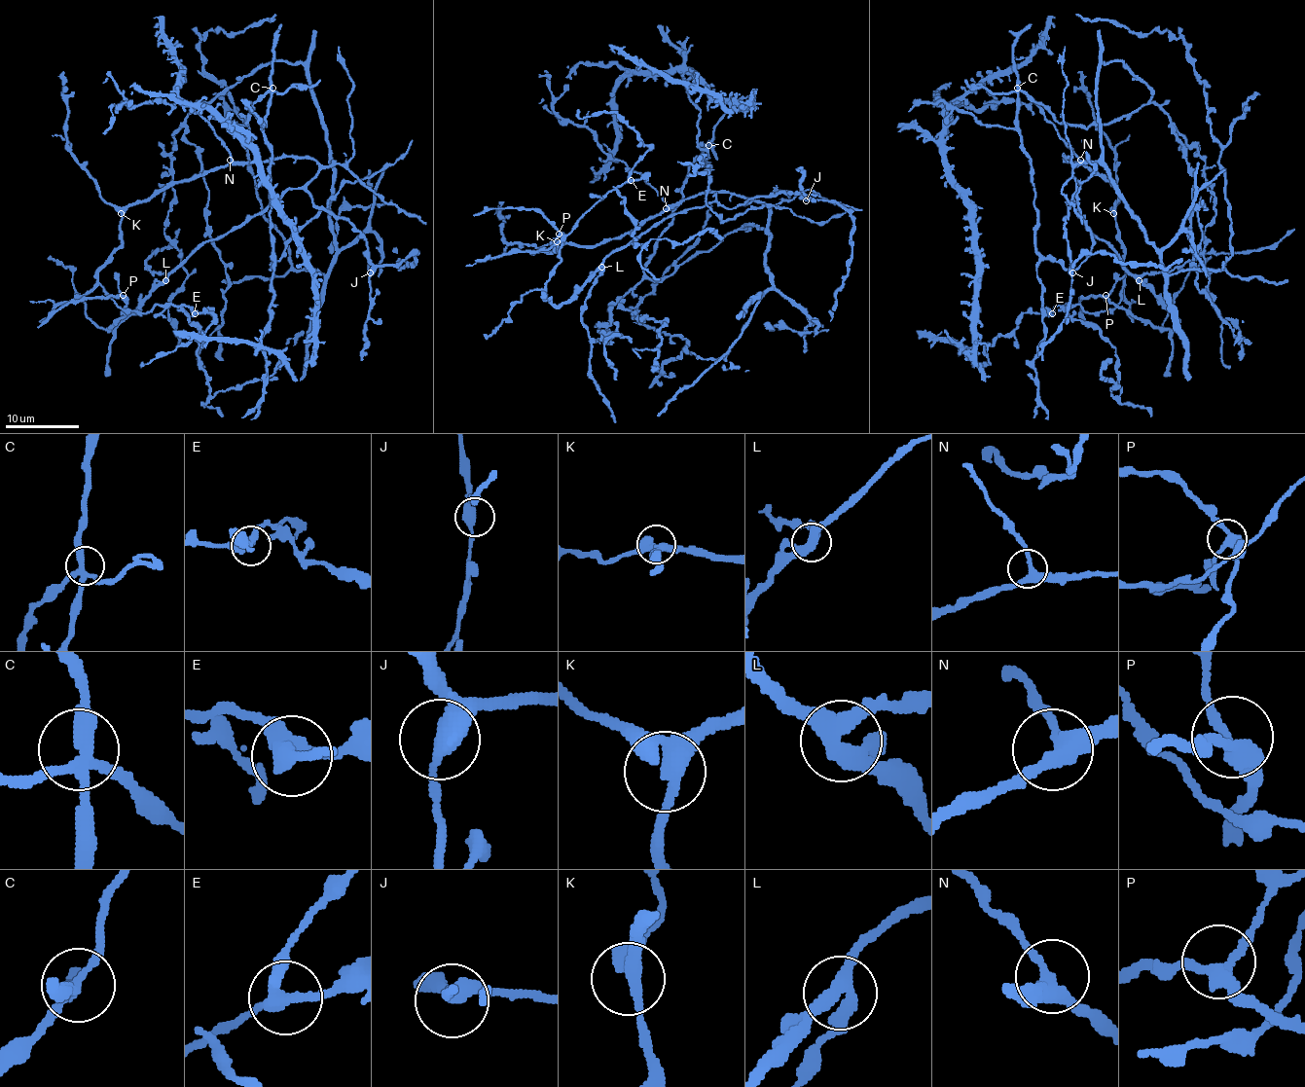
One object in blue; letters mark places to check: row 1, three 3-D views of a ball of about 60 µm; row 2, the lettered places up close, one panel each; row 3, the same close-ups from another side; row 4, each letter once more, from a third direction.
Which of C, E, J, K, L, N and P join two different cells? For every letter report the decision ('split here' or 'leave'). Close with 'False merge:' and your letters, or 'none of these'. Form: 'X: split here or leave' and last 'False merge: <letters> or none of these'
C: leave
E: leave
J: leave
K: leave
L: leave
N: leave
P: leave
False merge: none of these

